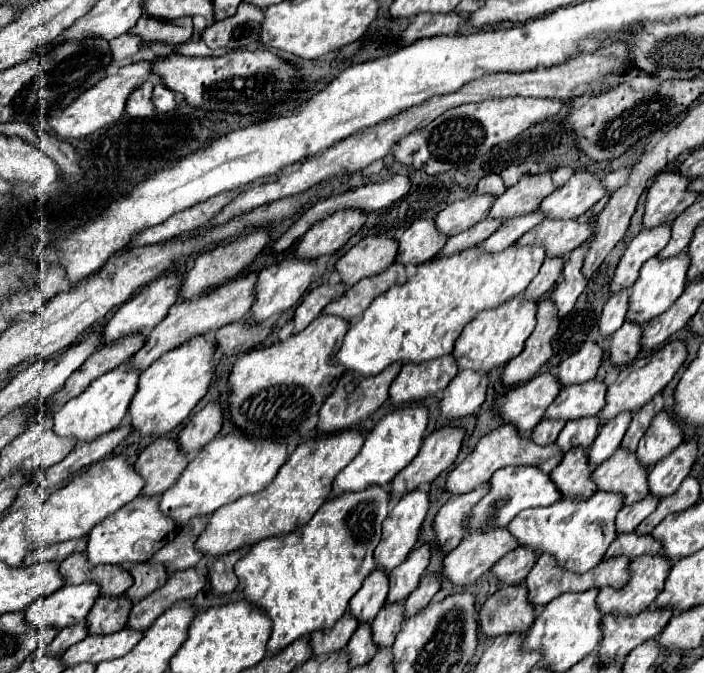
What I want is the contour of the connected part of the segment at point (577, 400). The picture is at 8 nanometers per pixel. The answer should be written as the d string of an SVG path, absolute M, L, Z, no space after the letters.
M593 378L579 386L563 386L555 402L547 408L545 418L575 420L585 416L597 416L605 406L607 384L605 380Z

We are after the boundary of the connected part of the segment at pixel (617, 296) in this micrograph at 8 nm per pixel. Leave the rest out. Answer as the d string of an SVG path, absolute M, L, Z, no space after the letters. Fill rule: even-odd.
M619 290L615 292L609 302L603 308L603 314L599 318L599 328L603 336L611 336L615 330L619 330L625 322L627 306L629 306L629 290Z

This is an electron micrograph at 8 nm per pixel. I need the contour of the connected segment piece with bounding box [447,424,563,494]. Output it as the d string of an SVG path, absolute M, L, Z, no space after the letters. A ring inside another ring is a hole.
M503 424L501 428L485 434L475 450L461 462L457 464L451 472L449 472L449 478L447 478L447 490L451 494L467 494L471 492L475 486L483 484L483 482L489 482L493 472L497 472L499 468L505 468L505 466L537 466L541 468L543 472L551 472L559 462L563 460L563 450L557 446L557 444L549 444L549 446L539 446L535 444L531 438L525 438L519 434L517 426L515 424Z

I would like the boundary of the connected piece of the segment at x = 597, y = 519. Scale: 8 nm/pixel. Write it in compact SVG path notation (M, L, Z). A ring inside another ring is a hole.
M599 490L587 500L565 498L545 508L529 508L517 514L507 526L521 546L531 546L539 554L549 552L557 558L557 564L571 572L587 572L597 566L609 544L617 538L615 516L623 506L623 494Z

